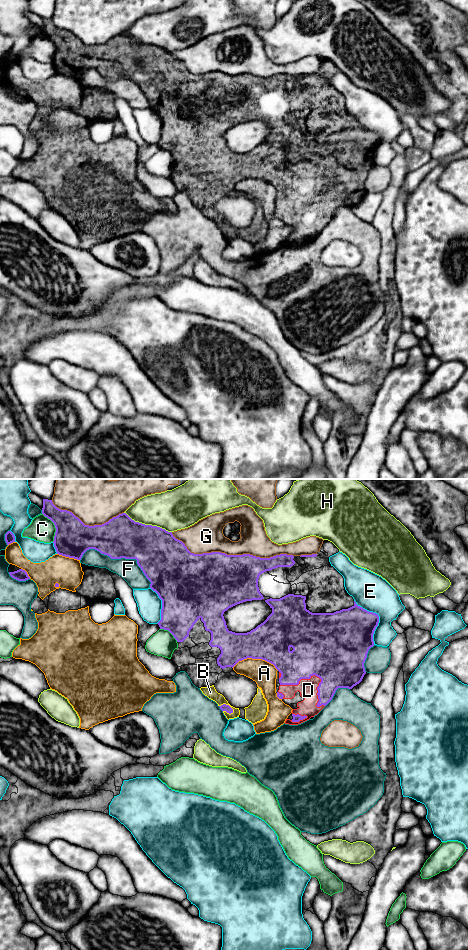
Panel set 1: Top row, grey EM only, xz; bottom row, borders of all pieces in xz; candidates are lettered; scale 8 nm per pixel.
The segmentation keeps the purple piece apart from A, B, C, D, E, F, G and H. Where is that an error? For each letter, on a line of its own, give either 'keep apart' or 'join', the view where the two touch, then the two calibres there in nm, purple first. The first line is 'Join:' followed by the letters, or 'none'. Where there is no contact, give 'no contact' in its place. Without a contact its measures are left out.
Join: B, D
A: keep apart; meets purple in xz; 320 nm thick on the purple side, 190 nm on the other
B: join; meets purple in xz; 60 nm thick on the purple side, 90 nm on the other
C: keep apart; meets purple in xz; 300 nm thick on the purple side, 200 nm on the other
D: join; meets purple in xz; 500 nm thick on the purple side, 140 nm on the other
E: keep apart; meets purple in xz; 380 nm thick on the purple side, 300 nm on the other
F: keep apart; meets purple in xz; 340 nm thick on the purple side, 170 nm on the other
G: keep apart; meets purple in xz; 480 nm thick on the purple side, 260 nm on the other
H: keep apart; meets purple in xz; 380 nm thick on the purple side, 320 nm on the other

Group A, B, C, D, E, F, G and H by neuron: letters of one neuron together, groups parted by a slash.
A / B D / C / E / F / G / H

